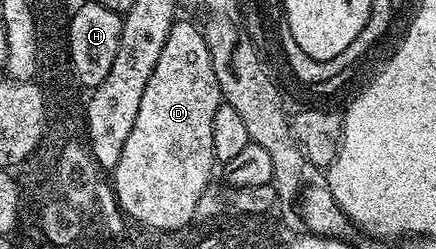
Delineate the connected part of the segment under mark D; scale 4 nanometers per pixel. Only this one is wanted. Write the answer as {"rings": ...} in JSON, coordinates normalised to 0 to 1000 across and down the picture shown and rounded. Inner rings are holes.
{"rings":[[[408,72],[392,104],[392,137],[383,137],[383,169],[374,185],[372,213],[365,217],[365,249],[356,249],[356,281],[346,281],[346,313],[337,329],[337,361],[328,361],[328,410],[319,410],[319,458],[310,458],[310,506],[300,538],[291,538],[291,586],[282,586],[282,618],[273,651],[255,683],[255,771],[268,783],[273,835],[287,855],[298,888],[333,904],[335,916],[362,916],[376,932],[390,932],[404,916],[431,916],[445,896],[452,851],[452,815],[461,803],[461,783],[470,771],[470,751],[479,739],[479,719],[489,707],[493,647],[489,635],[489,590],[484,586],[484,486],[493,478],[493,442],[511,414],[502,329],[493,313],[493,281],[484,265],[484,217],[475,201],[470,133],[459,108],[452,112],[433,80]]]}

